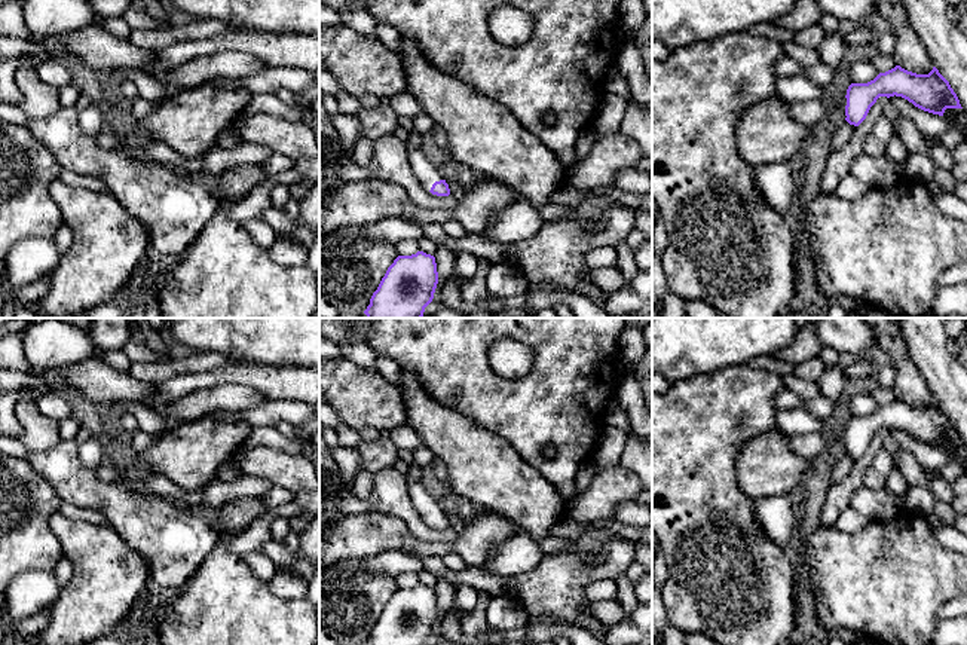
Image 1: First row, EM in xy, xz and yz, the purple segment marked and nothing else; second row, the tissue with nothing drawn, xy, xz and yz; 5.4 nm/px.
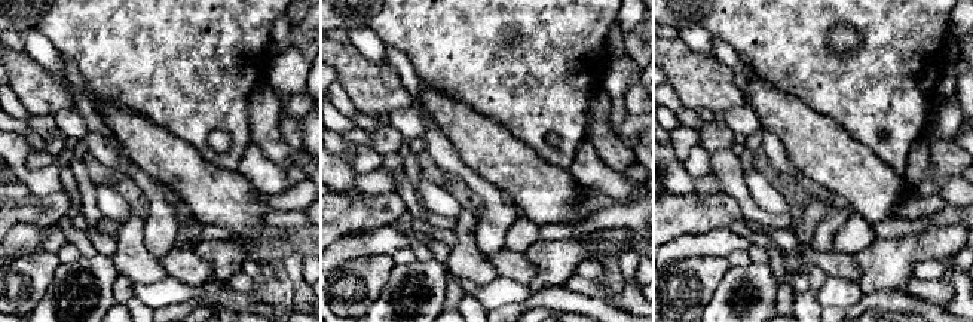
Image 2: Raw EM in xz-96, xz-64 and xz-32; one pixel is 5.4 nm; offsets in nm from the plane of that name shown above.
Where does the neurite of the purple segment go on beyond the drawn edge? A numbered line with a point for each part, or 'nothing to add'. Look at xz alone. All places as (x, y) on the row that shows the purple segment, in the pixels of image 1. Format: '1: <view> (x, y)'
1: xz (424, 170)

